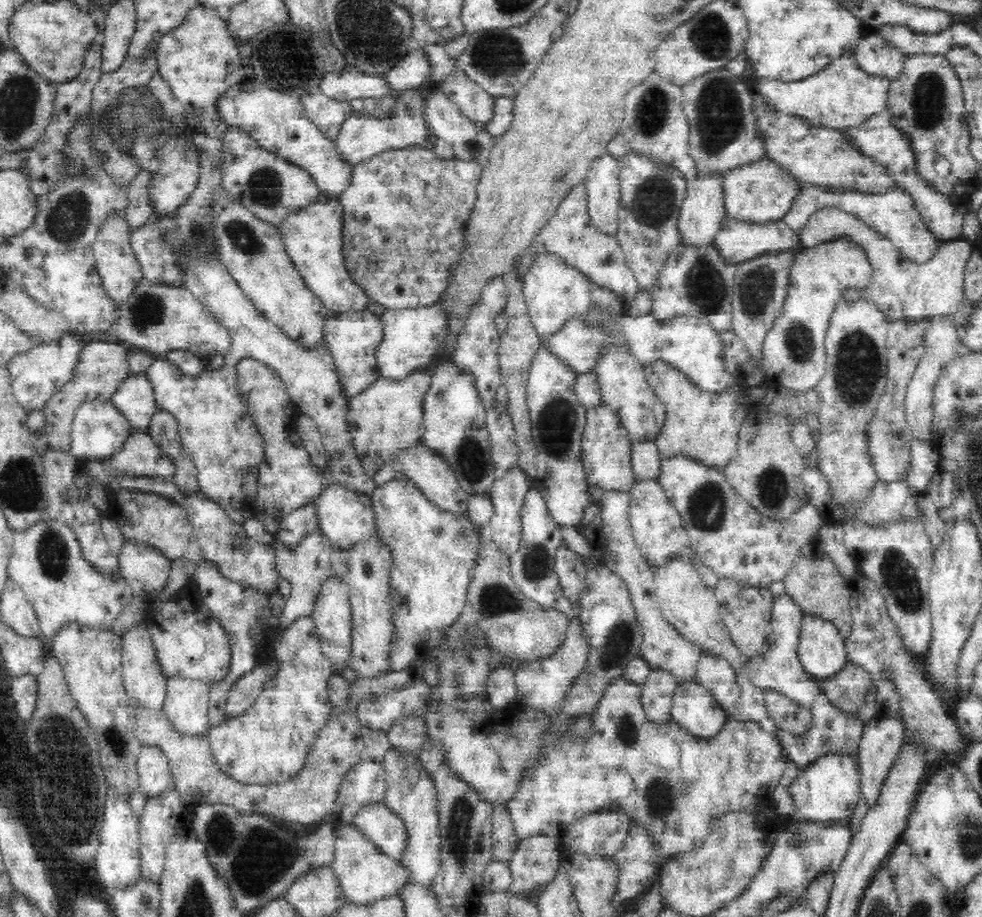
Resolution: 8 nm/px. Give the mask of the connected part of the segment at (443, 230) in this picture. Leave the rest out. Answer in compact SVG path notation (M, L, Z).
M420 145L384 148L383 151L369 156L368 160L351 168L347 185L336 194L341 206L339 210L340 257L342 257L342 265L350 277L350 281L360 288L369 300L380 304L384 309L393 310L428 307L437 302L439 294L446 288L446 268L452 260L456 260L456 250L462 248L462 242L458 240L458 236L460 236L458 232L468 214L468 206L474 200L474 184L478 182L480 168L482 166L477 160L456 158L456 156L446 157Z

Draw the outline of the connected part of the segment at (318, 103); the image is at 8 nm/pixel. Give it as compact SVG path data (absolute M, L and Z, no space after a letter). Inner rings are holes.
M323 92L302 96L301 101L308 118L330 138L336 136L344 119L355 115L349 101L336 100Z

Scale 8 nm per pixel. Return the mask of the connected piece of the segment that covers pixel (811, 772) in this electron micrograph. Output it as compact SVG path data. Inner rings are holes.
M829 755L816 760L806 772L798 774L793 794L798 809L820 822L842 822L850 818L862 800L860 766L856 756Z

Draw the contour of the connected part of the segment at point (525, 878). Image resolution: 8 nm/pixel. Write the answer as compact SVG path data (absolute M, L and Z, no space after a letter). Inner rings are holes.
M551 836L519 837L514 853L506 862L511 874L509 889L523 895L547 883L563 856L558 840Z

